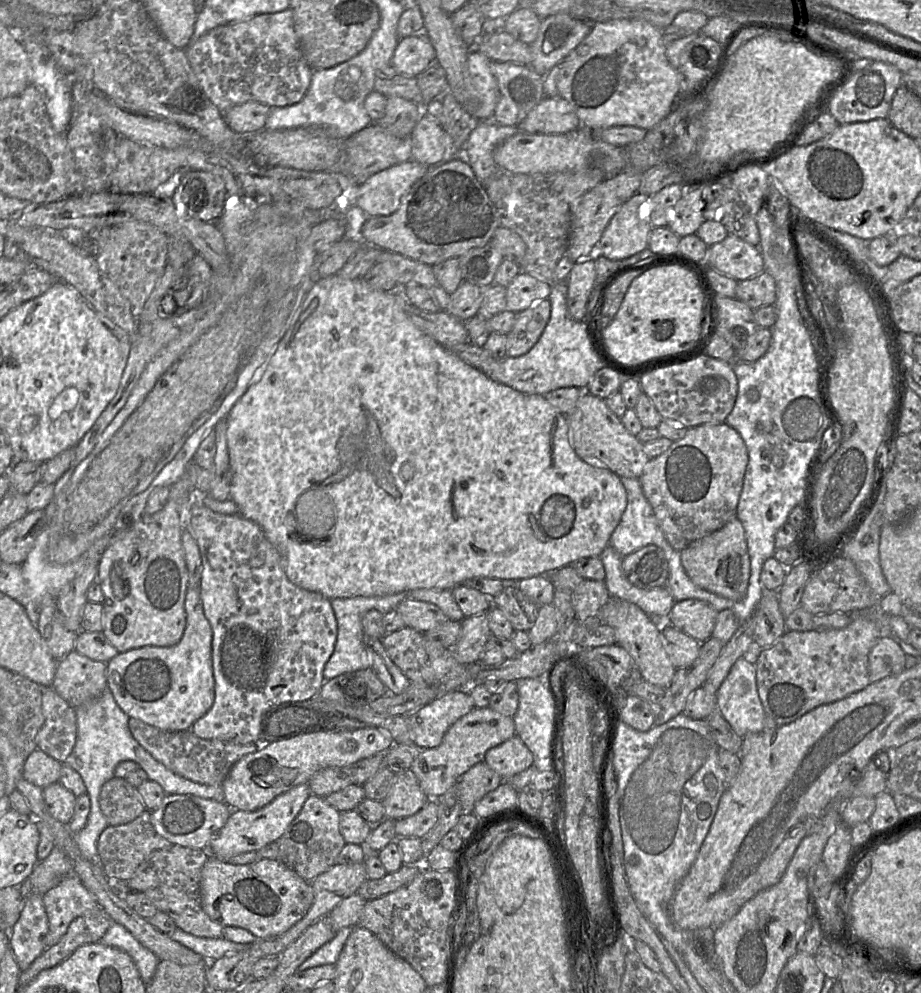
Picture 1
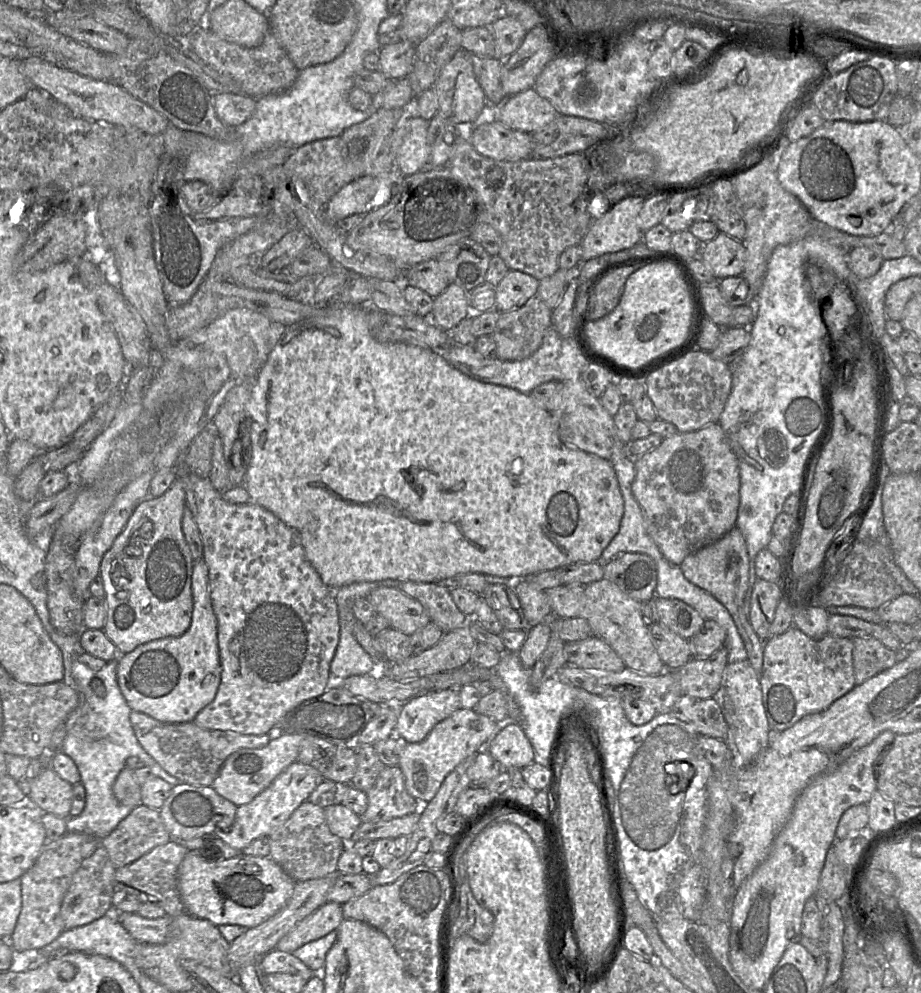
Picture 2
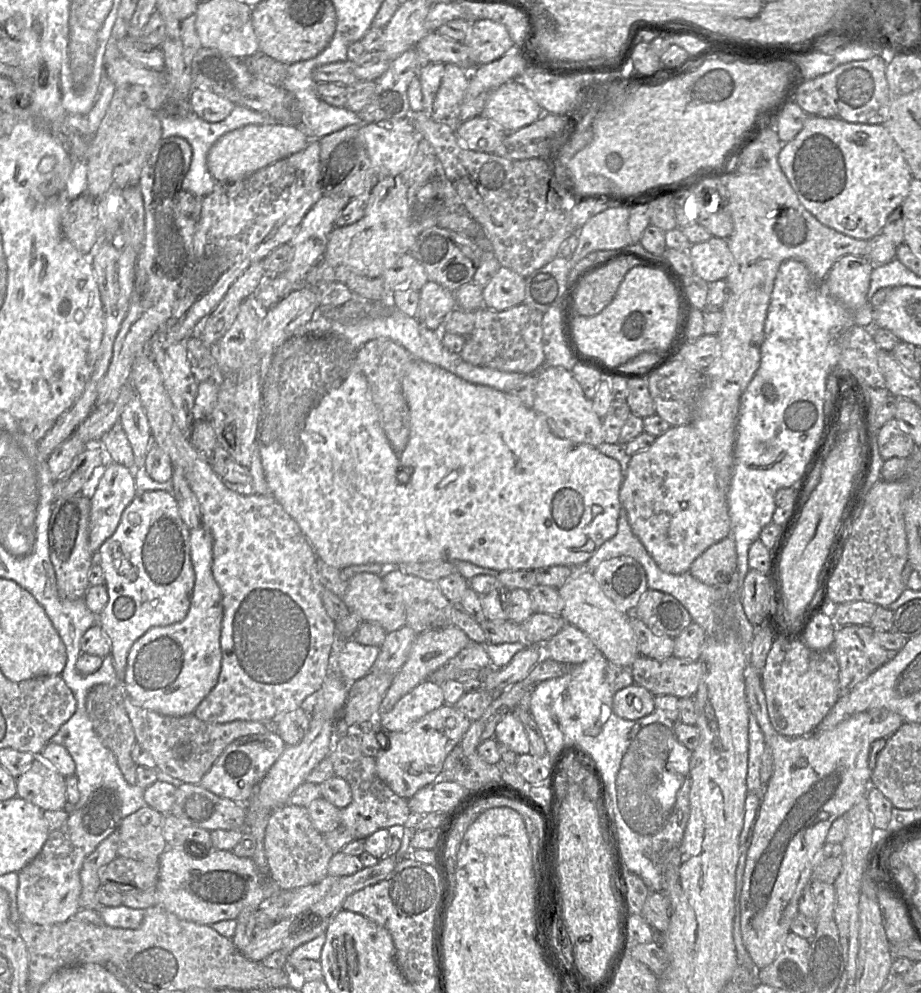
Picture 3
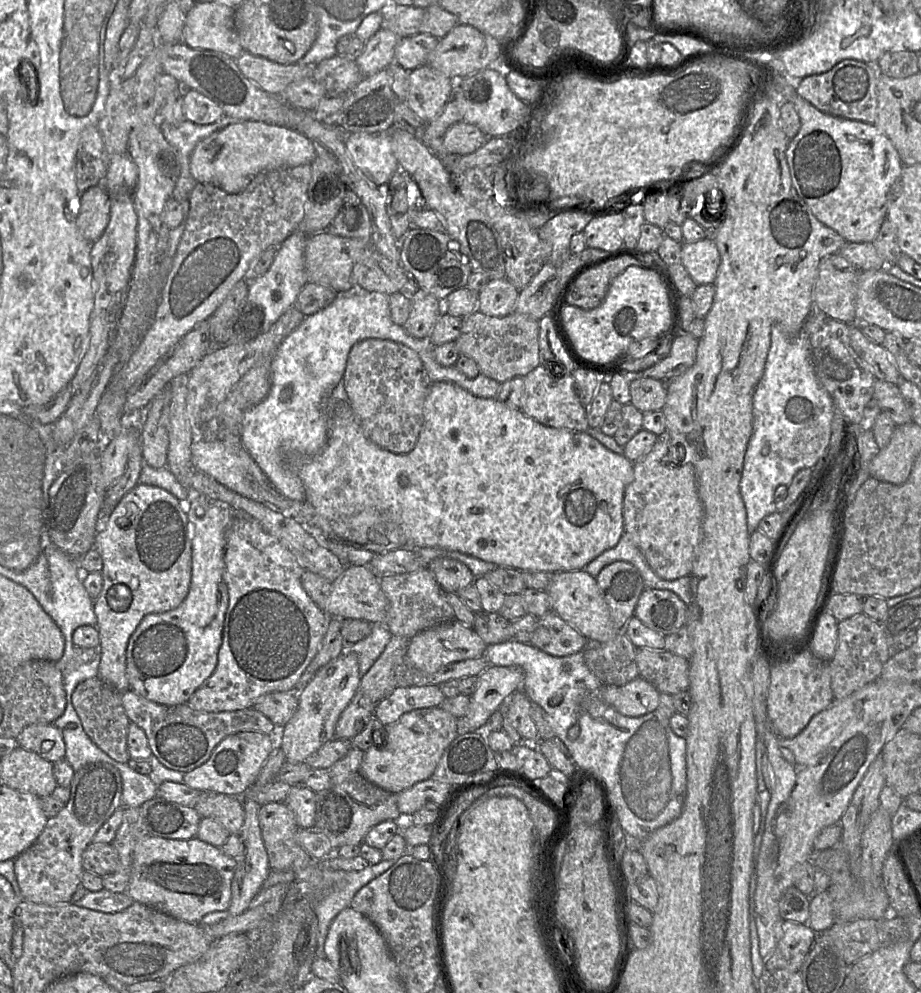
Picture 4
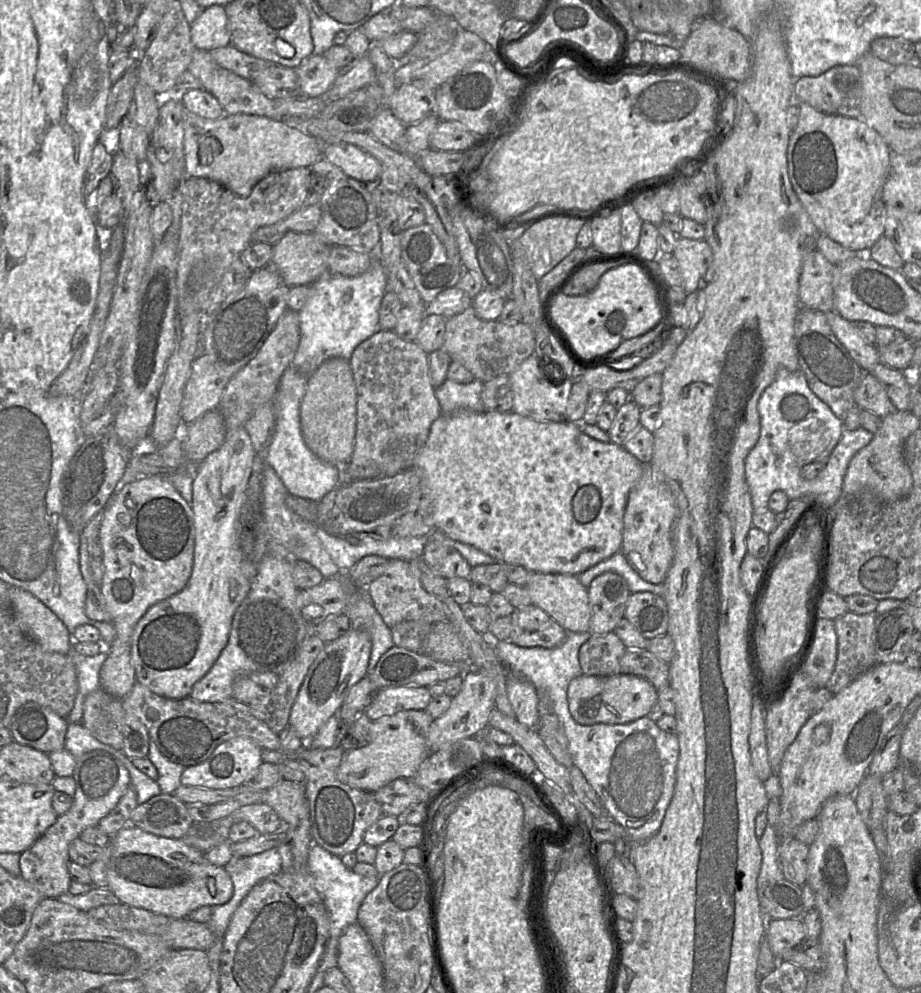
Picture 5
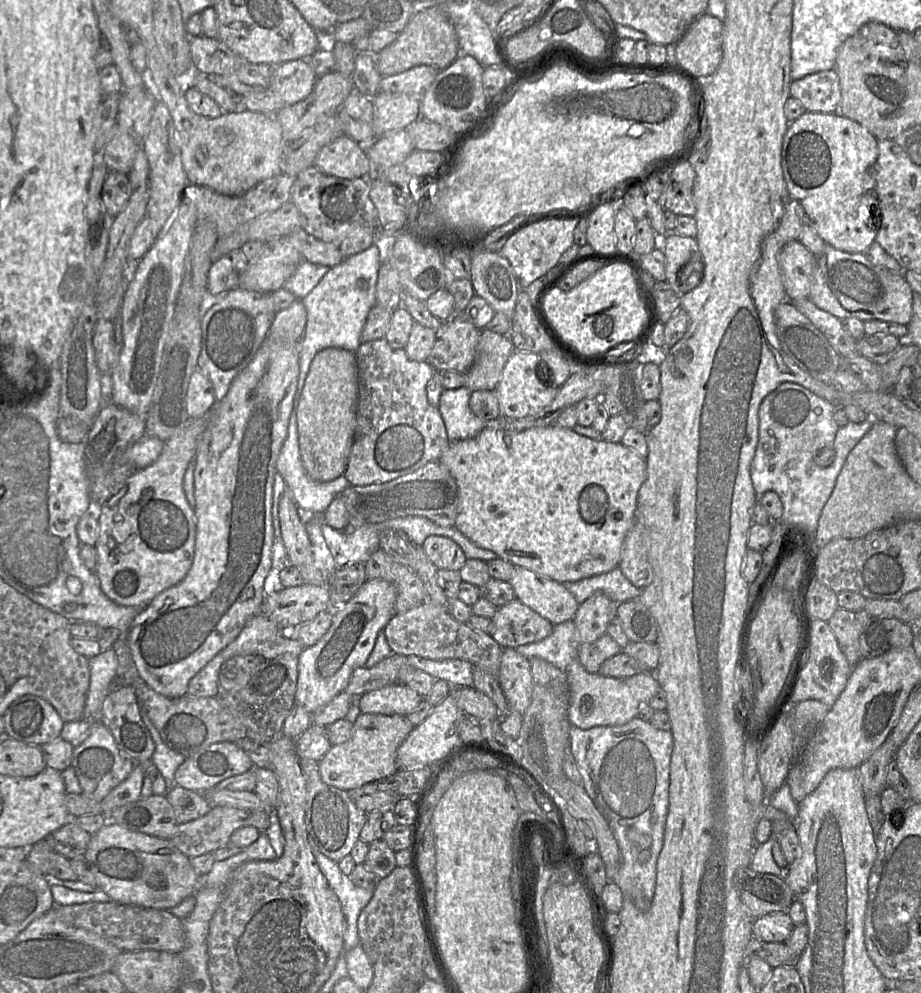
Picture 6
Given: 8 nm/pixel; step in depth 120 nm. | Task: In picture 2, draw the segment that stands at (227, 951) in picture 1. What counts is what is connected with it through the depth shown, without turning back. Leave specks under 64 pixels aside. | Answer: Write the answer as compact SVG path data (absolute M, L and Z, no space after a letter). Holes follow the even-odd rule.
M119 912L117 915L117 921L132 938L148 944L162 944L168 940L171 918L167 914L157 919L144 918L130 912Z

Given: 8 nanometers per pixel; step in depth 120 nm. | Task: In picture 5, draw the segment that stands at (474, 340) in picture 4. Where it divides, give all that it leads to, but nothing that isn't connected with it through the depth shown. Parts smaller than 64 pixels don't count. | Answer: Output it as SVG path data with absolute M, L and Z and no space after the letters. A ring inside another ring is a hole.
M472 308L447 319L443 349L452 362L461 363L475 379L483 383L509 375L535 351L535 331L523 322L513 325L479 318Z

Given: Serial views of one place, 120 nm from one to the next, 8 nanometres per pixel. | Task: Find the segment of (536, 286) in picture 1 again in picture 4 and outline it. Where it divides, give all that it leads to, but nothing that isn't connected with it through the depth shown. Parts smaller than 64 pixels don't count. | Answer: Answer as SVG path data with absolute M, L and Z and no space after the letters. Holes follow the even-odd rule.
M505 277L489 279L479 292L479 310L488 315L501 317L514 312L519 290Z

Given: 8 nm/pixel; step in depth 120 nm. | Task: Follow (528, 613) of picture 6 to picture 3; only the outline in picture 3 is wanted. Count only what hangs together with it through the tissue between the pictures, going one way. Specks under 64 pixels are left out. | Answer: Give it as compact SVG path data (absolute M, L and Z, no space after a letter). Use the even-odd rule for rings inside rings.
M569 623L542 649L545 657L568 666L581 664L600 652L587 635Z

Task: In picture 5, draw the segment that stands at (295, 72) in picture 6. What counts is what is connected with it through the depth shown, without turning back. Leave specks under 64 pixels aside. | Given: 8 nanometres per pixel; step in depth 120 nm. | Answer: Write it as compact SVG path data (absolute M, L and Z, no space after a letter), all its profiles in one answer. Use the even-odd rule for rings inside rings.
M312 55L294 70L299 79L301 95L320 97L330 89L339 69L323 55Z

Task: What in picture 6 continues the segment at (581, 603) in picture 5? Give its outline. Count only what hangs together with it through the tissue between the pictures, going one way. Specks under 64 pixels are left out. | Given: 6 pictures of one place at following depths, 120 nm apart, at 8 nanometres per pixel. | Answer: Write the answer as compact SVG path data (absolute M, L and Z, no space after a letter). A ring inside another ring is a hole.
M518 566L509 583L516 599L552 625L573 621L579 603L564 584Z

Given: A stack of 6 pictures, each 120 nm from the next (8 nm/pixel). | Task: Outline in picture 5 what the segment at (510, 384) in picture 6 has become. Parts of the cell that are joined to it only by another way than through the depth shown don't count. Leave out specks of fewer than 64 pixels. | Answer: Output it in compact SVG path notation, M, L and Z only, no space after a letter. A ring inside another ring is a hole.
M536 354L526 358L508 377L513 392L512 411L531 418L535 421L563 421L566 420L566 407L571 393L573 382L566 380L560 386L554 386L548 380L551 371L547 368L542 372Z

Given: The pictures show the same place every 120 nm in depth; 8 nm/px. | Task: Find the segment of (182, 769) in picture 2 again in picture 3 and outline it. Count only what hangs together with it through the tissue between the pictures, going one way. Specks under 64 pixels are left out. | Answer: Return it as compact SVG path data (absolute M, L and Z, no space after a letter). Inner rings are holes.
M125 696L125 707L132 723L136 742L151 754L156 762L156 767L173 778L183 783L199 784L203 776L223 753L225 748L236 739L248 735L265 735L276 733L277 724L273 720L244 721L235 720L228 723L209 723L200 720L194 714L185 716L167 716L138 706L132 698Z

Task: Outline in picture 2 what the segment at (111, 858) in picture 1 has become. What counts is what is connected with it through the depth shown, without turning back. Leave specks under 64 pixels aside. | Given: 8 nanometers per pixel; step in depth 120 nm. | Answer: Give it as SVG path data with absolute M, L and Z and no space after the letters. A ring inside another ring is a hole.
M141 804L101 840L101 847L107 850L115 869L118 869L170 841L160 811Z

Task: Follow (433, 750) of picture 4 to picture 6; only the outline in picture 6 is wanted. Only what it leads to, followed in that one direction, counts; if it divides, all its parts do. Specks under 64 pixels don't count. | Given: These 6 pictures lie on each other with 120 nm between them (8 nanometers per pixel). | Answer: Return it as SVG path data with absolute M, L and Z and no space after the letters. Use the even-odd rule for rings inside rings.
M360 713L353 722L351 737L344 743L332 745L319 761L322 781L343 791L349 791L394 775L399 770L398 748L414 727L404 715Z

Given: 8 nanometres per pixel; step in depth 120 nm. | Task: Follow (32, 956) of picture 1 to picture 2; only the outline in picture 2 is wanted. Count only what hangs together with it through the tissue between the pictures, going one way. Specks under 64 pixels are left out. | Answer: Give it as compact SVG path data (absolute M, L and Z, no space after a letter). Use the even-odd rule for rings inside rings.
M66 832L57 840L45 843L34 865L21 877L22 906L9 943L15 952L37 951L54 941L63 931L61 904L74 873L82 861L101 846L98 837L86 833Z

